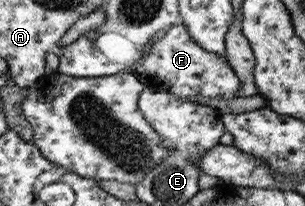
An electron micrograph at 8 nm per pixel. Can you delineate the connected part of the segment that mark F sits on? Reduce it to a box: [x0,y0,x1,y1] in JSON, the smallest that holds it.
[132,24,240,102]

